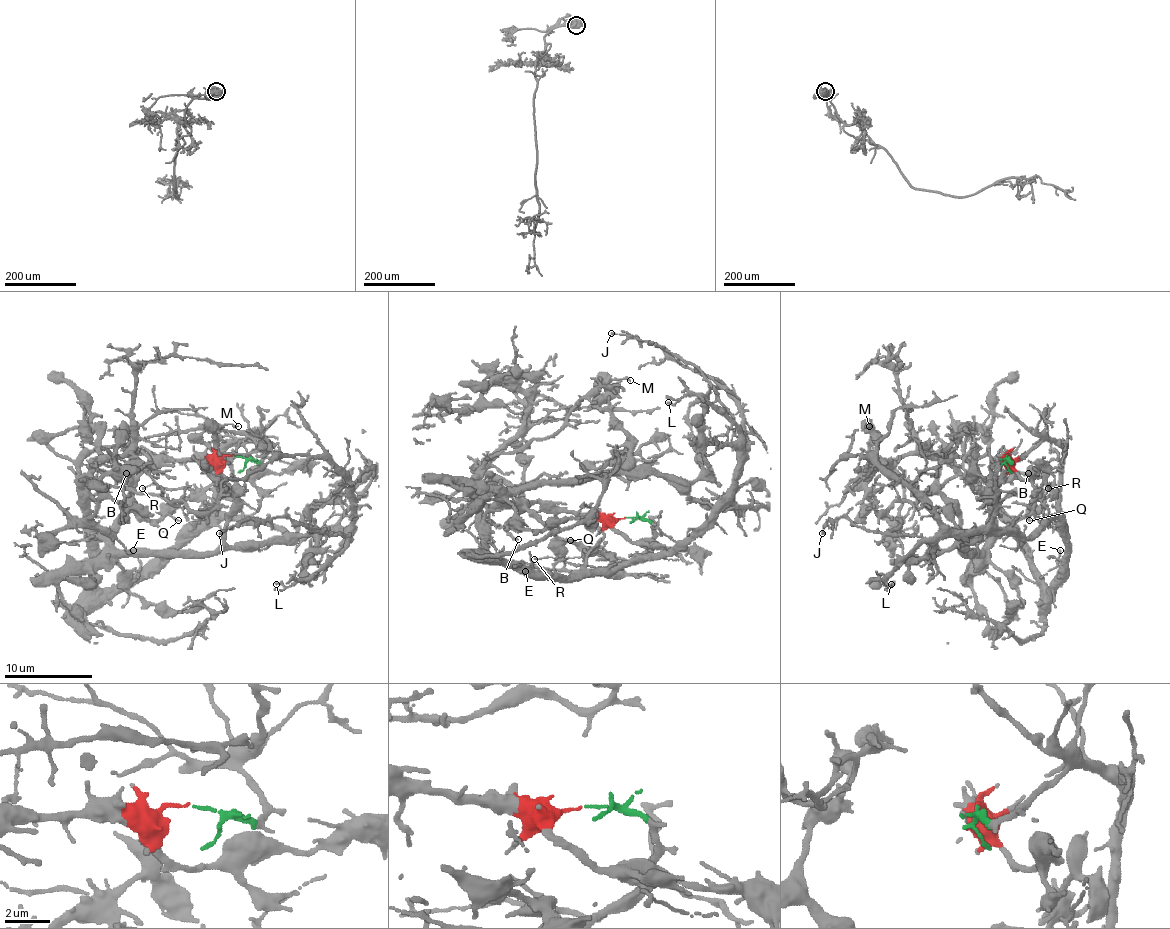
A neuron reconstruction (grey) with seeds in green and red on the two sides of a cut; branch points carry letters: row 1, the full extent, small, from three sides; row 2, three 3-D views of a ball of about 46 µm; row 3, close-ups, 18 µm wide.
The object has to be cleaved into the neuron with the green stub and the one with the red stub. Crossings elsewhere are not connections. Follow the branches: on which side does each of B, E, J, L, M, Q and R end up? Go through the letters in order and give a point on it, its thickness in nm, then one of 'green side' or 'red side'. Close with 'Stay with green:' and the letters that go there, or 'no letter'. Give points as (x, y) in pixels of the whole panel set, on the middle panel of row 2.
B: at (518, 539); 190 nm thick; red side
E: at (525, 571); 140 nm thick; green side
J: at (611, 333); 150 nm thick; green side
L: at (668, 402); 190 nm thick; green side
M: at (630, 380); 180 nm thick; red side
Q: at (570, 540); 160 nm thick; red side
R: at (534, 559); 100 nm thick; green side
Stay with green: E, J, L, R

